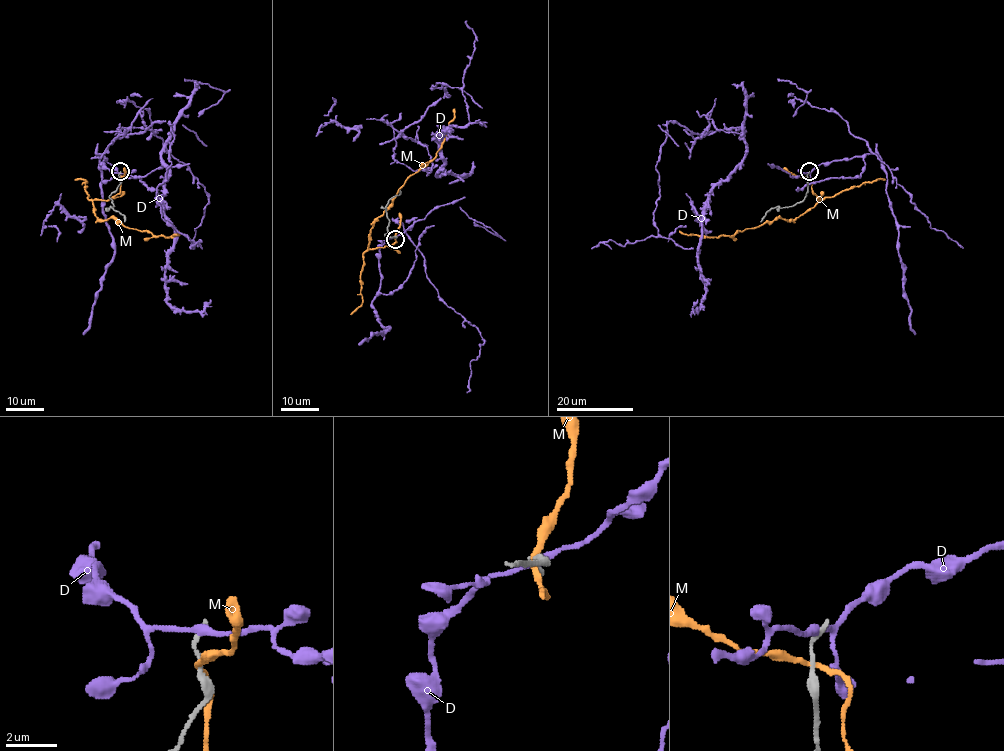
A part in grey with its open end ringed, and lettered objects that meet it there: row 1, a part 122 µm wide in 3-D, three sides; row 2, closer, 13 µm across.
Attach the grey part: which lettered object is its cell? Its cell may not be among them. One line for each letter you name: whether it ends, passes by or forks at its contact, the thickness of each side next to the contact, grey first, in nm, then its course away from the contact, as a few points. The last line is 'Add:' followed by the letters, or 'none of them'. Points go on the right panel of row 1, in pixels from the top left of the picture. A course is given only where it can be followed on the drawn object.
Add: none of them

